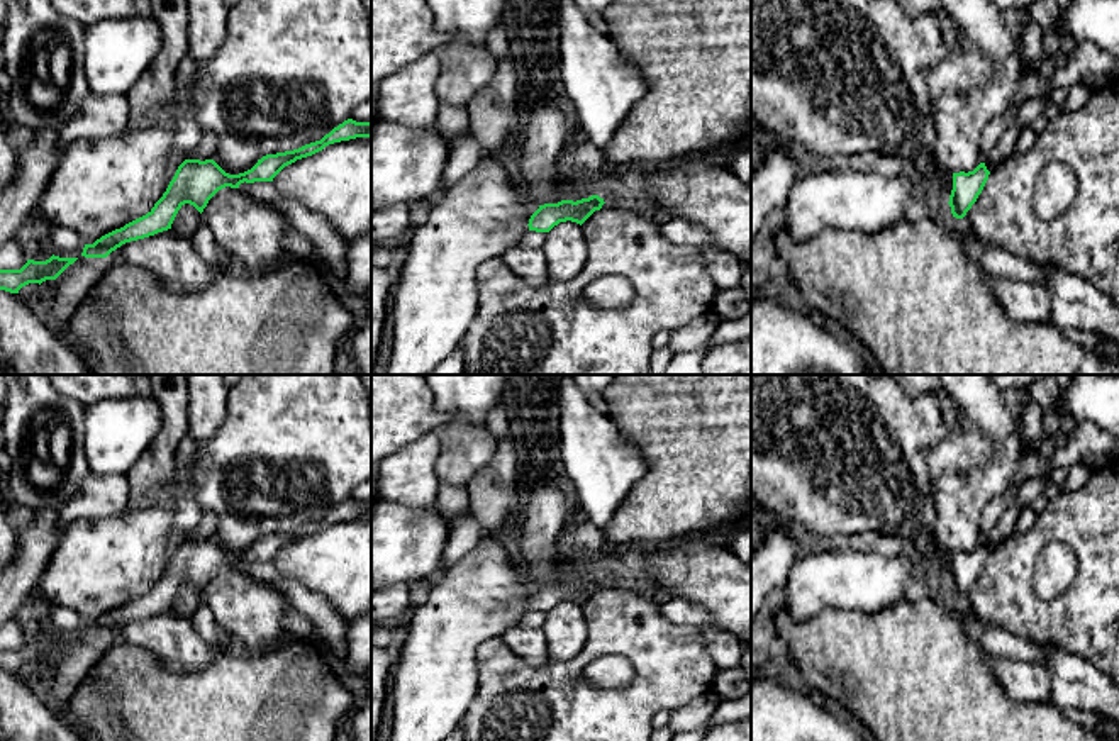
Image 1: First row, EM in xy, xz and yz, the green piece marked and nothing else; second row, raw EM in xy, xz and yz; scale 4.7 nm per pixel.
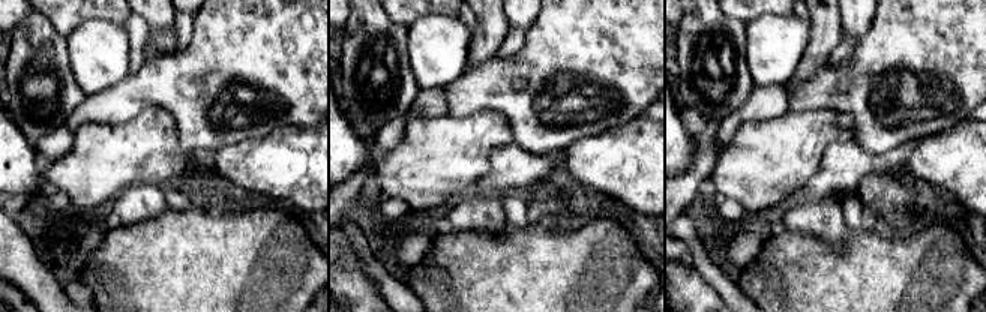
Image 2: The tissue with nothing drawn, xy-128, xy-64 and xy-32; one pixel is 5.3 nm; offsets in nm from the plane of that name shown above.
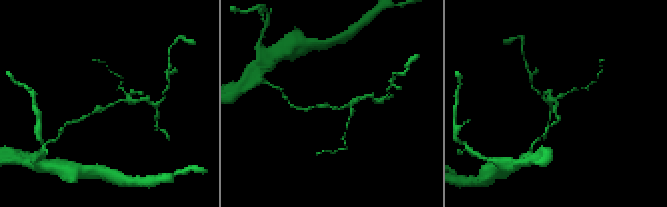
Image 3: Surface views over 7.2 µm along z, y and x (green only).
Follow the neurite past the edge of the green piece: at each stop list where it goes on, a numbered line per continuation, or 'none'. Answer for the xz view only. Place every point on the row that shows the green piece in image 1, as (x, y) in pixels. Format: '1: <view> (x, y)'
none

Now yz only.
none

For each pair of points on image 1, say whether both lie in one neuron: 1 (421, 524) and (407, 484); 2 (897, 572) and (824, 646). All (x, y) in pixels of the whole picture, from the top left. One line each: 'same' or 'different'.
1: different
2: different

